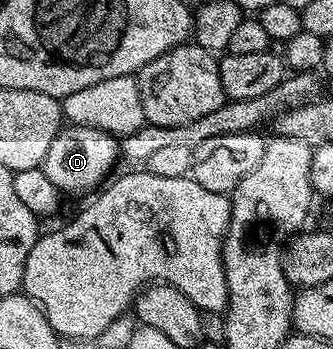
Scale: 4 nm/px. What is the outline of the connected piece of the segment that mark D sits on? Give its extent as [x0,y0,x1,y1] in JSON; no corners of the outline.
[40,124,119,196]

